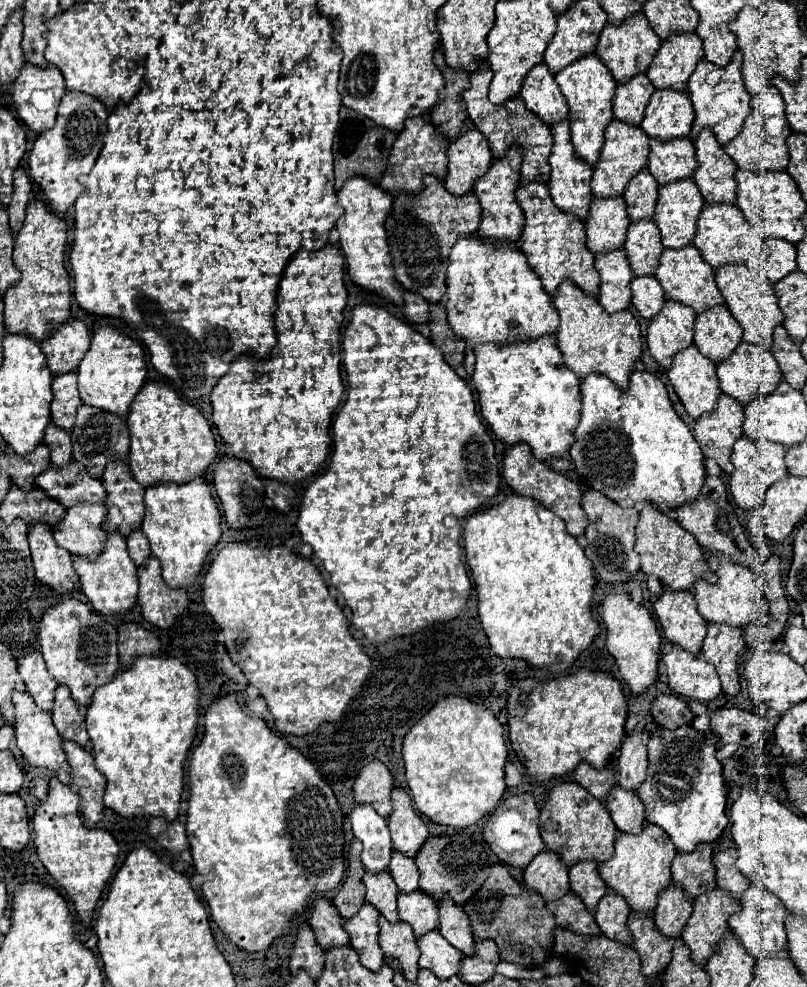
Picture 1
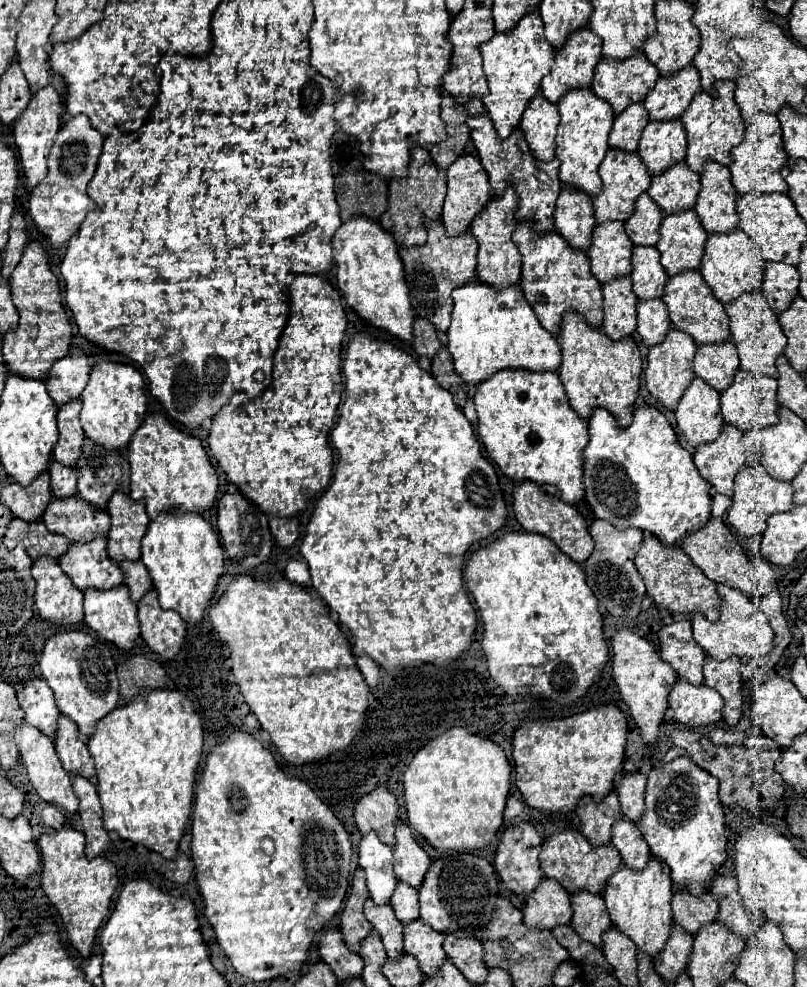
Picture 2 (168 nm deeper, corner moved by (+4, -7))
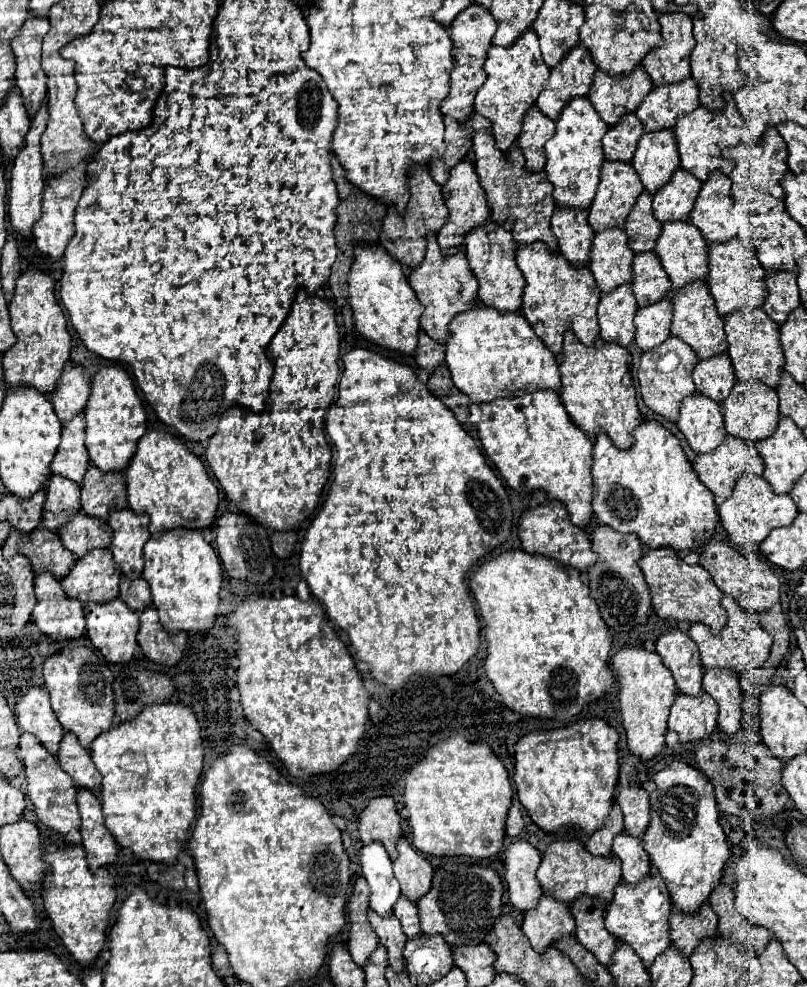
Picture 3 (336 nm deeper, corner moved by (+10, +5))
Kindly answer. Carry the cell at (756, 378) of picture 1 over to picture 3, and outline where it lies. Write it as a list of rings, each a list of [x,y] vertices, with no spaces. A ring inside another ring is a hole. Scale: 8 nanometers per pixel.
[[[735,381],[735,387],[731,395],[723,401],[723,415],[725,415],[725,429],[729,435],[739,437],[747,441],[749,445],[755,445],[761,439],[767,439],[775,433],[775,427],[779,423],[779,397],[777,391],[765,387],[763,383],[751,383],[751,381]]]

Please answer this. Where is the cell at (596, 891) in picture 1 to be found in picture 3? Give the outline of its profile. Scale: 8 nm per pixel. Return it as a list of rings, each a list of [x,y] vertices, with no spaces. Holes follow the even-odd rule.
[[[583,897],[571,905],[571,913],[577,921],[575,939],[595,953],[601,965],[609,967],[617,939],[605,929],[605,907],[593,897]]]

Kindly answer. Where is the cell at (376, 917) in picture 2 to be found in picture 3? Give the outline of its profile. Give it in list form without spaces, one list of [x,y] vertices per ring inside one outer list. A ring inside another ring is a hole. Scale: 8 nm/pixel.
[[[369,911],[369,921],[373,931],[379,937],[379,943],[387,949],[389,953],[389,963],[393,971],[405,971],[405,959],[403,959],[403,947],[407,943],[407,937],[399,925],[399,919],[389,915],[381,917],[375,911]]]

